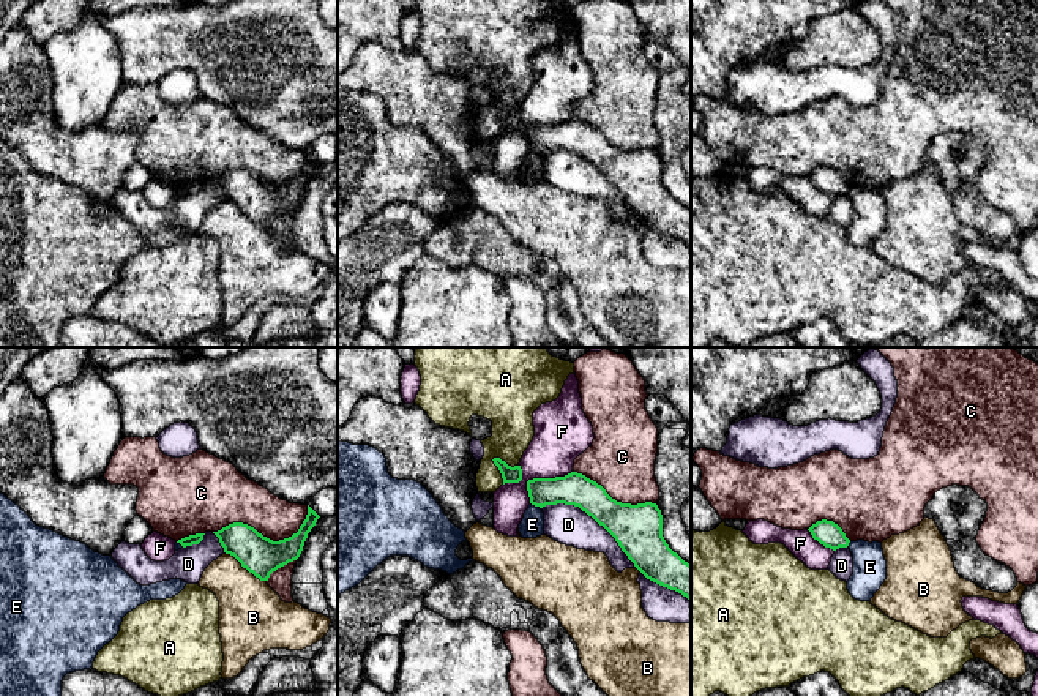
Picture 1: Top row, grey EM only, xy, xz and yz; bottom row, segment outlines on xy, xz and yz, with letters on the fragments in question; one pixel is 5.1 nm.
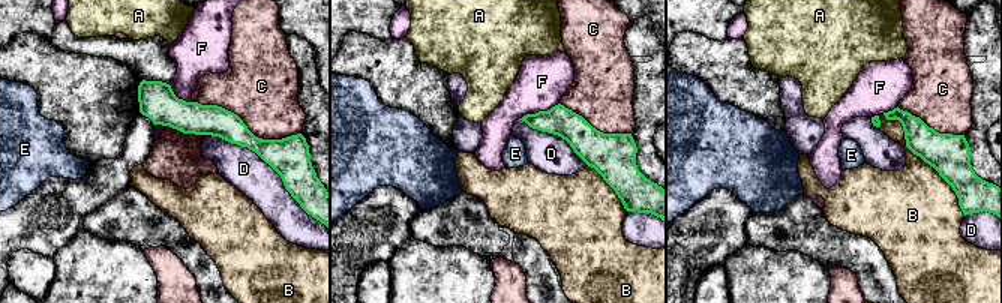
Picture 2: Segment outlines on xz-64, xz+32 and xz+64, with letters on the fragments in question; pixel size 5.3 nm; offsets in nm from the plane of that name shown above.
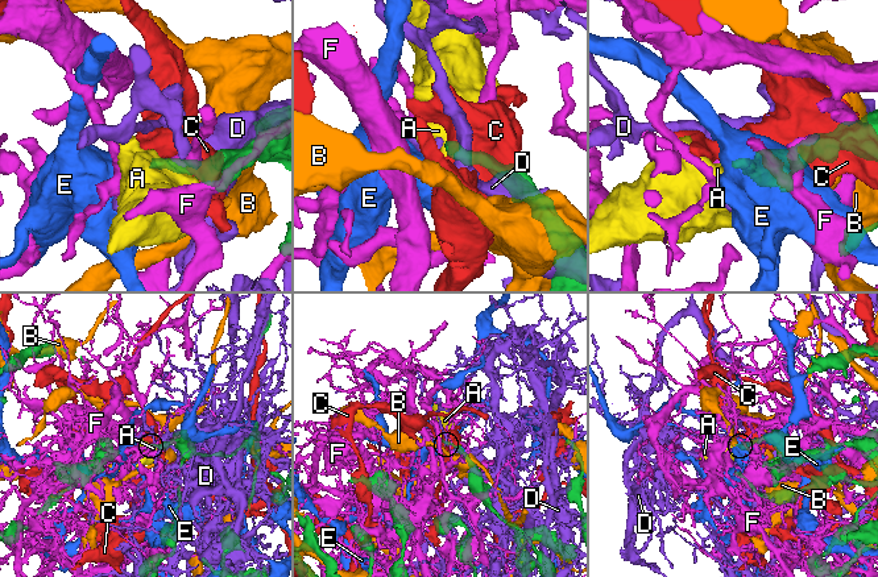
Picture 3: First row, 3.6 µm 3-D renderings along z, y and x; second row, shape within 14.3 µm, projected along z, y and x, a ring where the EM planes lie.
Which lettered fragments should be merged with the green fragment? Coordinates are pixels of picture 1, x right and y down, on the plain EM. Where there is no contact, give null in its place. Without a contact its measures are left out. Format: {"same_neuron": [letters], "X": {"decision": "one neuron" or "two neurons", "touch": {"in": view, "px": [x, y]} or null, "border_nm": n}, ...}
{"same_neuron": [], "A": {"decision": "two neurons", "touch": {"in": "xz", "px": [499, 116]}, "border_nm": 150}, "B": {"decision": "two neurons", "touch": {"in": "xy", "px": [246, 215]}, "border_nm": 260}, "C": {"decision": "two neurons", "touch": {"in": "xy", "px": [267, 185]}, "border_nm": 500}, "D": {"decision": "two neurons", "touch": {"in": "xz", "px": [592, 163]}, "border_nm": 600}, "E": {"decision": "two neurons", "touch": {"in": "xz", "px": [535, 152]}, "border_nm": 70}, "F": {"decision": "two neurons", "touch": {"in": "xz", "px": [540, 125]}, "border_nm": 280}}

